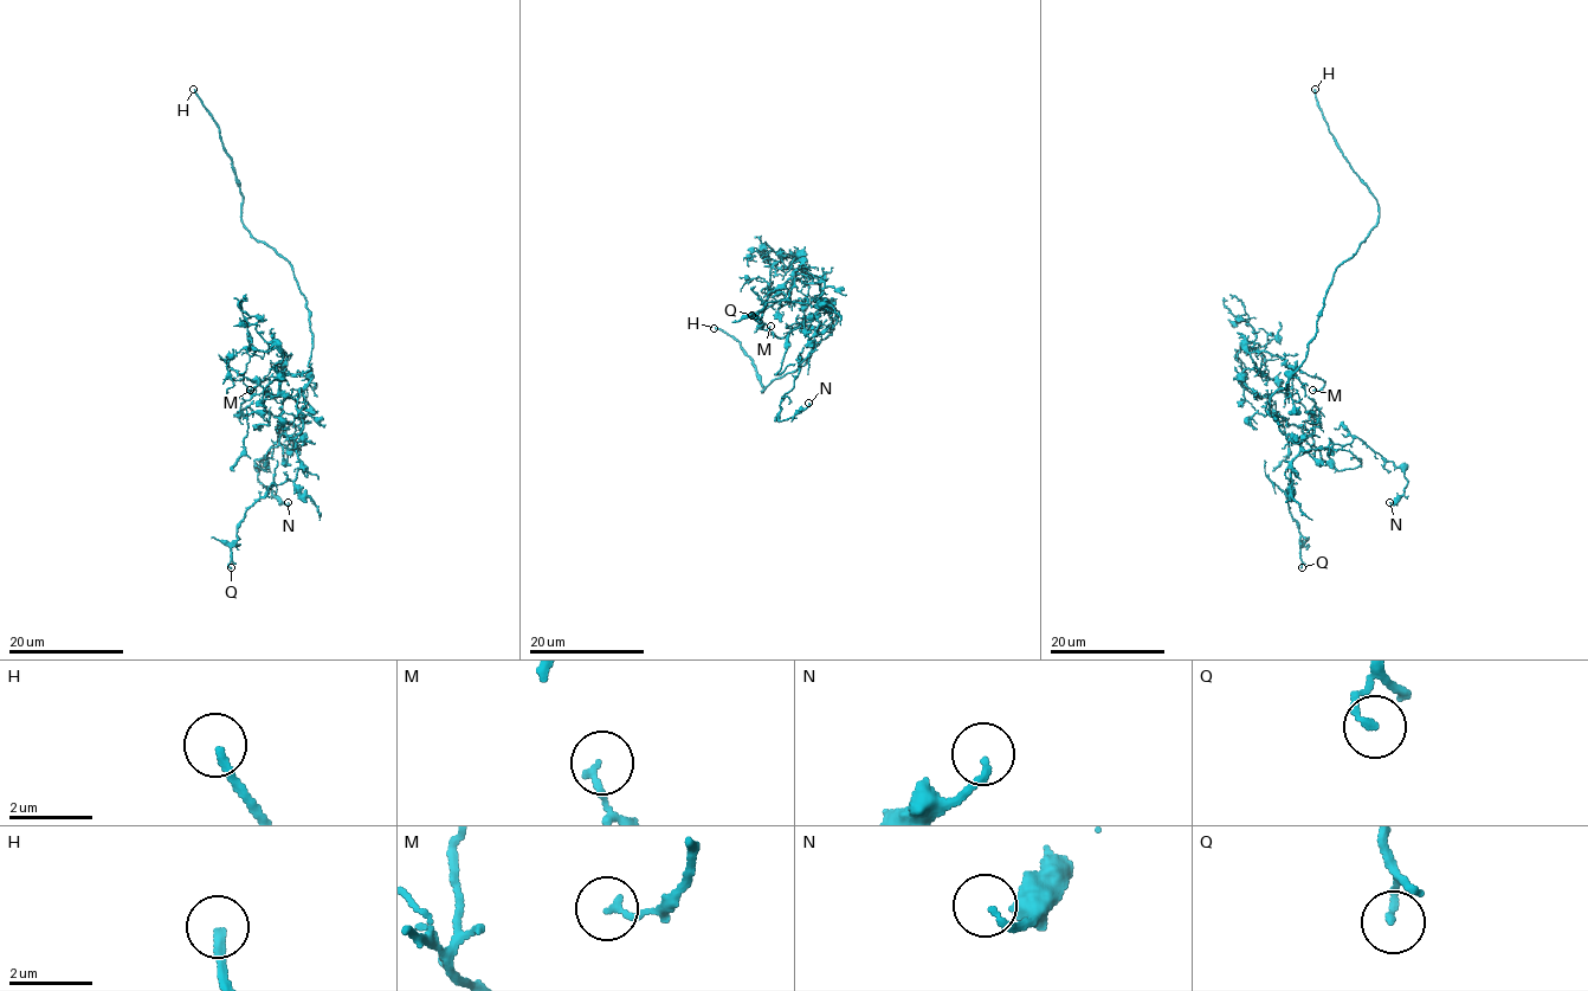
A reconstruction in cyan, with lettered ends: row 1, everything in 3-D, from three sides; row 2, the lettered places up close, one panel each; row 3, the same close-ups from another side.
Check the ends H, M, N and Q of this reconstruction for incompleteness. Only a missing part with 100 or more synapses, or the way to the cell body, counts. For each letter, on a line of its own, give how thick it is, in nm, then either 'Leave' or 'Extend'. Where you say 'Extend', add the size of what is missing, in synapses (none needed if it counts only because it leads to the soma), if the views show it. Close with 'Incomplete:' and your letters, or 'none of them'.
H: Thickness 180 nm. Extend. Roughly 300 synapses
M: Thickness 150 nm. Leave
N: Thickness 160 nm. Leave
Q: Thickness 160 nm. Leave
Incomplete: H

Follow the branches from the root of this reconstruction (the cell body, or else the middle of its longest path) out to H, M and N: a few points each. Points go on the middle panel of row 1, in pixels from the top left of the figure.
H: (833, 326), (804, 365), (776, 378), (761, 392), (760, 377), (740, 343), (714, 328)
M: (833, 326), (820, 285), (794, 277), (798, 256), (804, 322), (783, 338), (770, 326)
N: (833, 326), (832, 304), (820, 295), (819, 282), (824, 294), (814, 345), (780, 400), (779, 419), (808, 403)

